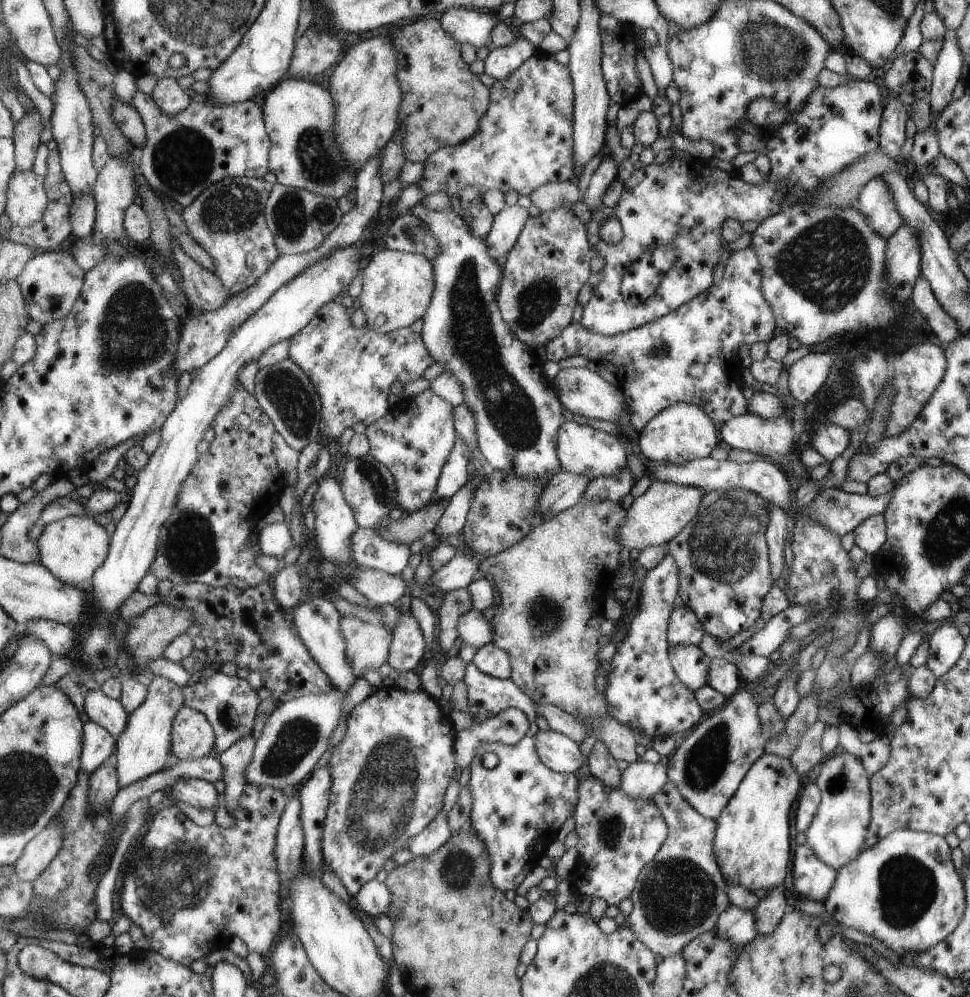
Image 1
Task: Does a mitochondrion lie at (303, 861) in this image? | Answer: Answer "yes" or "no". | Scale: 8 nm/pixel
no

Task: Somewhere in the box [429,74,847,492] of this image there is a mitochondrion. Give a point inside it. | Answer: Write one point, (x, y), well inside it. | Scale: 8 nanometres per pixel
(508, 408)

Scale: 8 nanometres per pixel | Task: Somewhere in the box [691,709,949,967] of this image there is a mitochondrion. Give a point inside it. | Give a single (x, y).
(907, 887)

